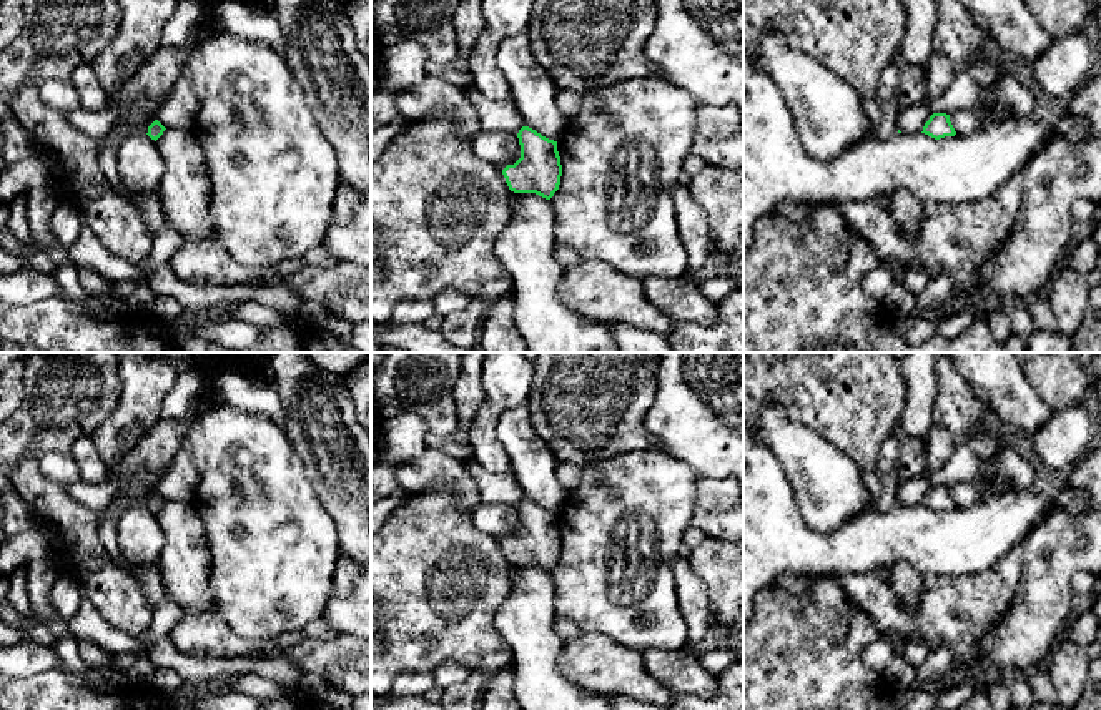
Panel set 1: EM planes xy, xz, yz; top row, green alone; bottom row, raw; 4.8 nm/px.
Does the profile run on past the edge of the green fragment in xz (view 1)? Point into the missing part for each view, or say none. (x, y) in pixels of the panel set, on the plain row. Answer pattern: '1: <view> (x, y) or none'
1: none

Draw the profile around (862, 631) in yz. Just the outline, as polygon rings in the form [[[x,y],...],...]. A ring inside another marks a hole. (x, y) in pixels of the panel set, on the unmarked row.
[[[852,607],[848,634],[847,634],[848,648],[852,652],[862,653],[878,637],[880,632],[876,630],[876,625],[871,620],[871,617],[865,610]]]

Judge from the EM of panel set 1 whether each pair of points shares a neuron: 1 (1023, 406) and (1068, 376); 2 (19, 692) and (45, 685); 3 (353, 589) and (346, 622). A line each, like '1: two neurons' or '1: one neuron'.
1: two neurons
2: one neuron
3: one neuron

